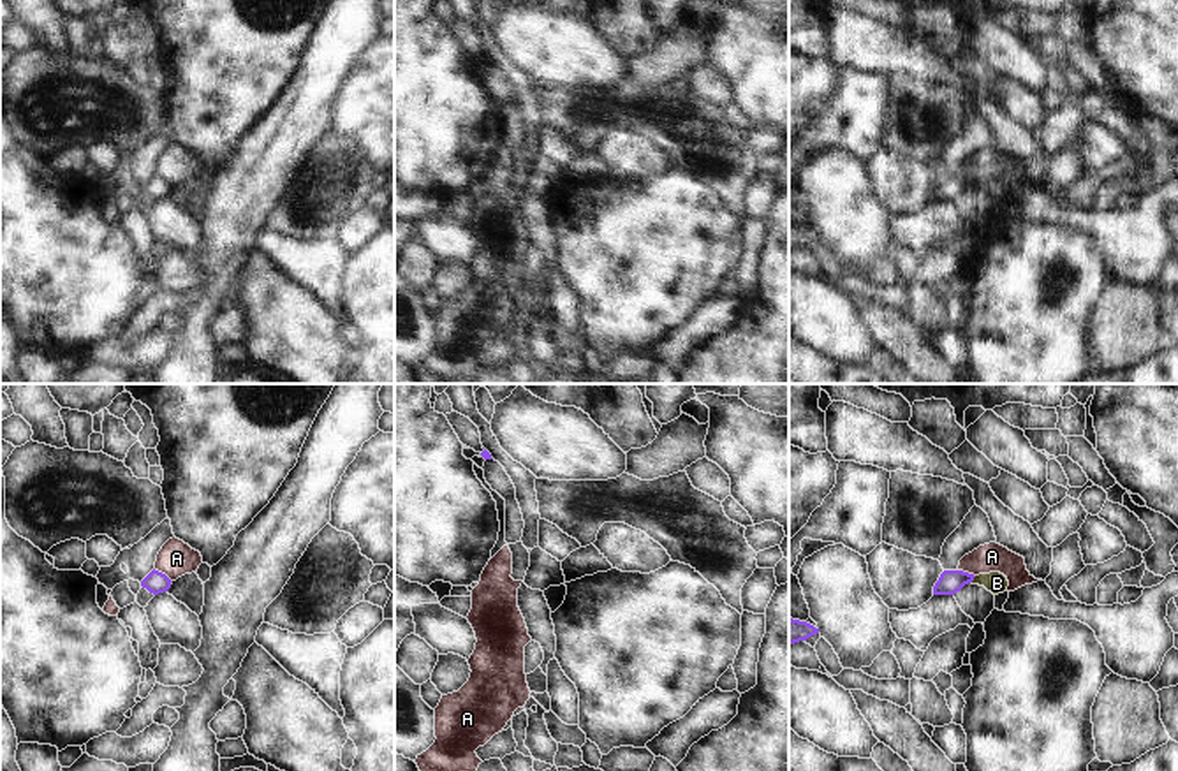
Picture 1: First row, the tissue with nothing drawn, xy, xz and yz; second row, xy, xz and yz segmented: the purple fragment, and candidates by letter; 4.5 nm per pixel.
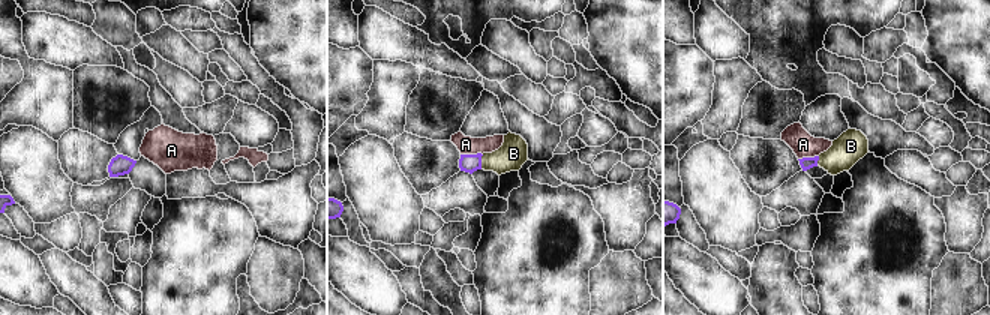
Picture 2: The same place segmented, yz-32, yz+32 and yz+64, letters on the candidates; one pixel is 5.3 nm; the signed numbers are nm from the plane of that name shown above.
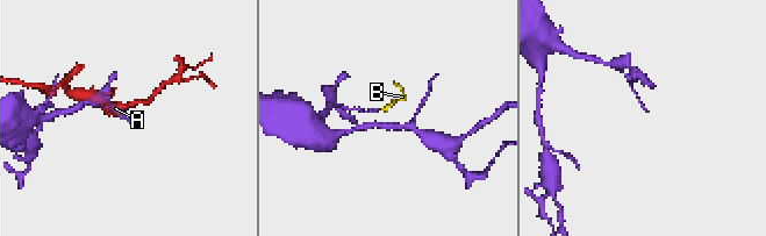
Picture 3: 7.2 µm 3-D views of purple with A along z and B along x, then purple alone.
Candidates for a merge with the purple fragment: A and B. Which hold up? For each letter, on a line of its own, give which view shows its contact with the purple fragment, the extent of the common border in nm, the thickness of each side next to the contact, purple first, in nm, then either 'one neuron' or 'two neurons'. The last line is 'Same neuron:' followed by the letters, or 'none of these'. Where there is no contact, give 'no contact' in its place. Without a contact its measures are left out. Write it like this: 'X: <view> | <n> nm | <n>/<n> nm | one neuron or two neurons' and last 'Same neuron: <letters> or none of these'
A: xy | 110 nm | 100/160 nm | two neurons
B: yz | 40 nm | 110/100 nm | one neuron
Same neuron: B

